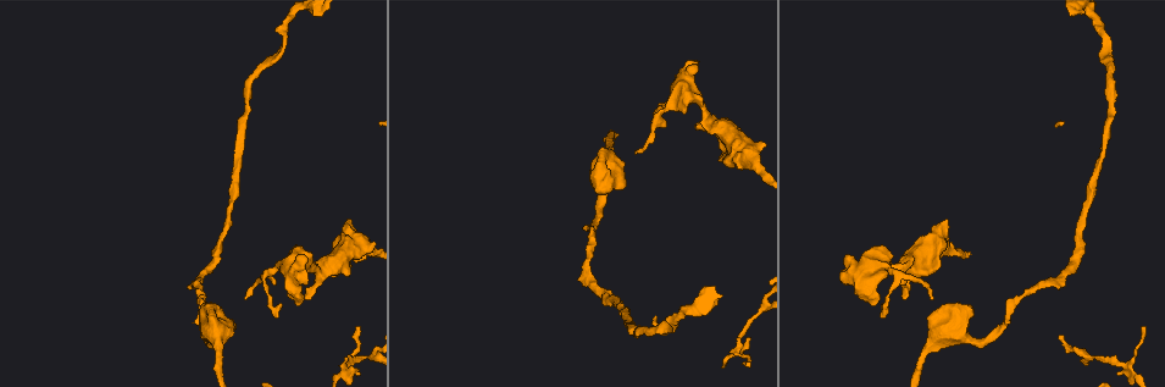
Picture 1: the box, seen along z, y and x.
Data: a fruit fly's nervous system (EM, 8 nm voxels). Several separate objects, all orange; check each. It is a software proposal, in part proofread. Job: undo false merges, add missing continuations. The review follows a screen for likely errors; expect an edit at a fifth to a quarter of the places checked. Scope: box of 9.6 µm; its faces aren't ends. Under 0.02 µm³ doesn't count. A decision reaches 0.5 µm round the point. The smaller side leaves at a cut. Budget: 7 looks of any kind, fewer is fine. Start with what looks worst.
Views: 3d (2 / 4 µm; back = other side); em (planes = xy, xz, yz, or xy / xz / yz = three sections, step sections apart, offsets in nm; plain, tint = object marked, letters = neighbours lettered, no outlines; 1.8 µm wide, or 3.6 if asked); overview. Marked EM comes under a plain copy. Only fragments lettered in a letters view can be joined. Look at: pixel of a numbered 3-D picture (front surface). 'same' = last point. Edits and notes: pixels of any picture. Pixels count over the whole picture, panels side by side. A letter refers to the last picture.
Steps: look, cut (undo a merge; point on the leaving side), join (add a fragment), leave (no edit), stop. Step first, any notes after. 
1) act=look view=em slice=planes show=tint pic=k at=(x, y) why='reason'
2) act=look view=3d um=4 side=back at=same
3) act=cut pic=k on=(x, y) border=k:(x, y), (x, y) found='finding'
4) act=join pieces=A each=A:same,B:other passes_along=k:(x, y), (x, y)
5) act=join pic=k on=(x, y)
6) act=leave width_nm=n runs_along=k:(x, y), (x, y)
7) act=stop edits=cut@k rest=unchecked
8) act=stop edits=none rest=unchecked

act=look view=3d um=4 pic=1 at=(939, 266) why='thick end'

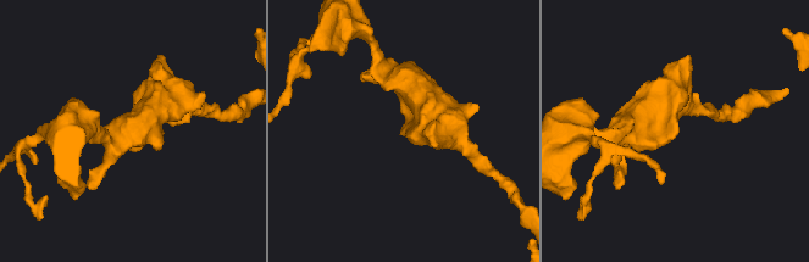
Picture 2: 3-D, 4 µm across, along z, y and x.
act=look view=em slice=xy step=8 show=tint pic=2 at=(675, 131)

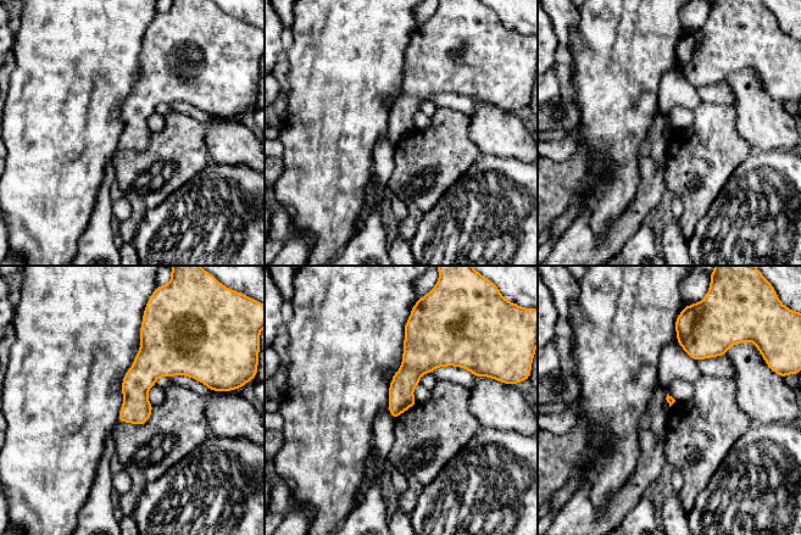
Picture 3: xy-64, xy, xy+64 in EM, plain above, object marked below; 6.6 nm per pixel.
act=look view=em slice=planes show=letters at=same why='cut it another way'

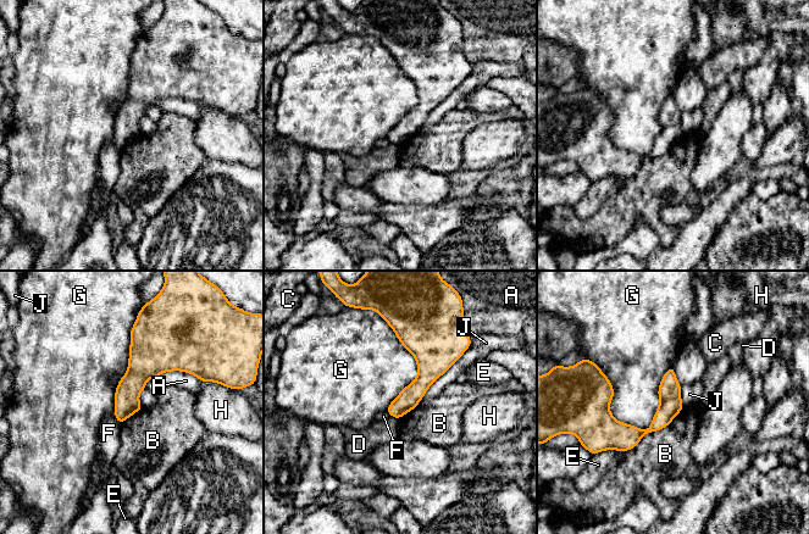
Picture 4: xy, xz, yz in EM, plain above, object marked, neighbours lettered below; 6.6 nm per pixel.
act=leave longest_contact=G:500nm each=A:other,B:other,C:other,D:other,E:other,F:other,G:other,H:other,J:other runs_along=4:(600, 401), (621, 433), (647, 432), (679, 406) found='none of them fits'

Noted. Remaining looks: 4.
act=look view=em slice=planes show=tint pic=1 at=(655, 114) why='abrupt turn'

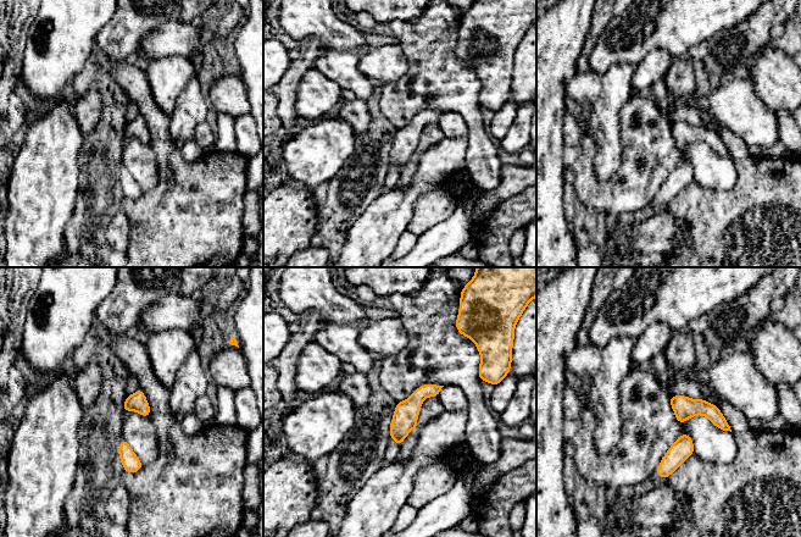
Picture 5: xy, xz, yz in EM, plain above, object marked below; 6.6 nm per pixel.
act=look view=em slice=planes show=letters at=same why='what lies round it'

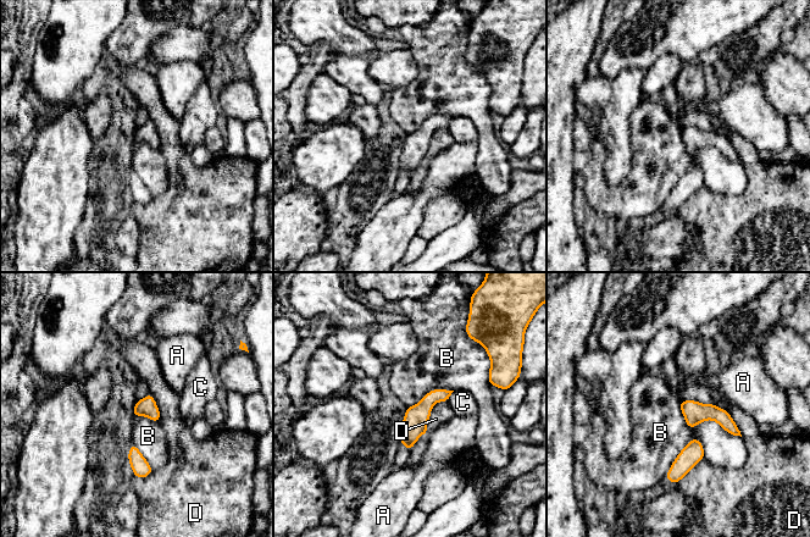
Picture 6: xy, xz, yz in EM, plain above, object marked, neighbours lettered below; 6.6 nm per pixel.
act=leave longest_contact=B:480nm each=A:other,B:other,C:other,D:other border=6:(680, 402), (689, 427), (741, 437) found='all the same neuron'

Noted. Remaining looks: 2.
act=look view=em um=3.6 slice=xy step=4 show=letters pic=1 at=(749, 363) why='tapers out'

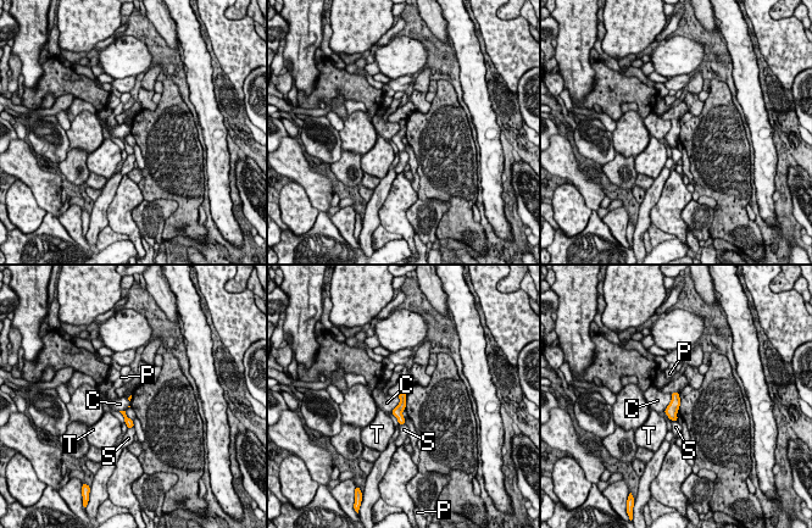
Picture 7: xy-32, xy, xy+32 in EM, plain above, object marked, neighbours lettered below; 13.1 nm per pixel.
act=leave each=C:other,P:other,S:other,T:other runs_along=7:(402, 395), (401, 421) found='none of them fits'

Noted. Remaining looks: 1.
act=stop edits=none rest=unchecked

